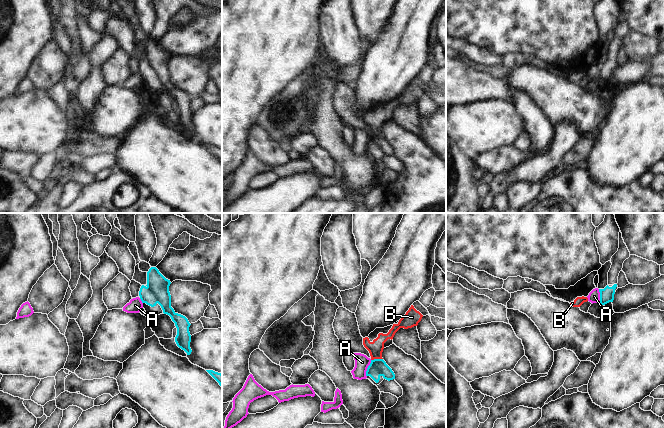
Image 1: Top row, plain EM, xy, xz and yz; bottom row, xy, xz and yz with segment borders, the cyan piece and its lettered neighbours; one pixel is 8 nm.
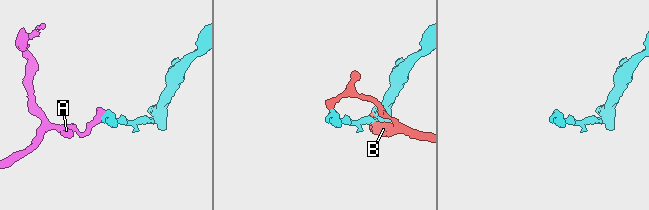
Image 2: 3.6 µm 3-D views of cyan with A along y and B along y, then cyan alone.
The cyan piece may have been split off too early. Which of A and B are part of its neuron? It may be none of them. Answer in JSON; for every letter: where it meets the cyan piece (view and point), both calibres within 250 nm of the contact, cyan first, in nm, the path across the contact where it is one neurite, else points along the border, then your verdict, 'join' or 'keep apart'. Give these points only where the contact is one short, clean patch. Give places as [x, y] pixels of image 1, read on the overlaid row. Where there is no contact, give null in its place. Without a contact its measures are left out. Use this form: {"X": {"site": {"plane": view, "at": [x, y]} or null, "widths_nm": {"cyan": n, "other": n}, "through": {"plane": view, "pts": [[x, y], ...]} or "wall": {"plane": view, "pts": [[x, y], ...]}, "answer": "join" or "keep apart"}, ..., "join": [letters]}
{"A": {"site": {"plane": "xz", "at": [367, 368]}, "widths_nm": {"cyan": 140, "other": 120}, "wall": {"plane": "xz", "pts": [[371, 360], [366, 376]]}, "answer": "keep apart"}, "B": {"site": {"plane": "xz", "at": [376, 359]}, "widths_nm": {"cyan": 140, "other": 120}, "answer": "keep apart"}, "join": []}

